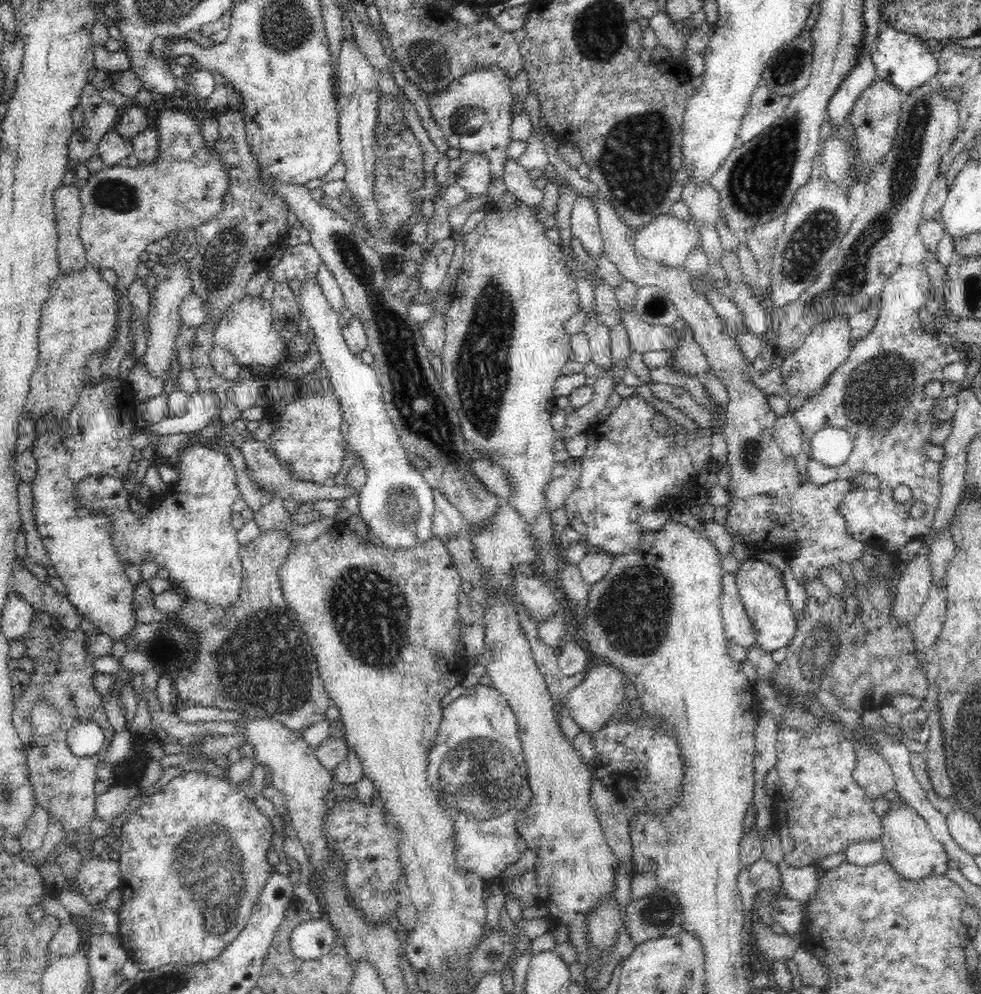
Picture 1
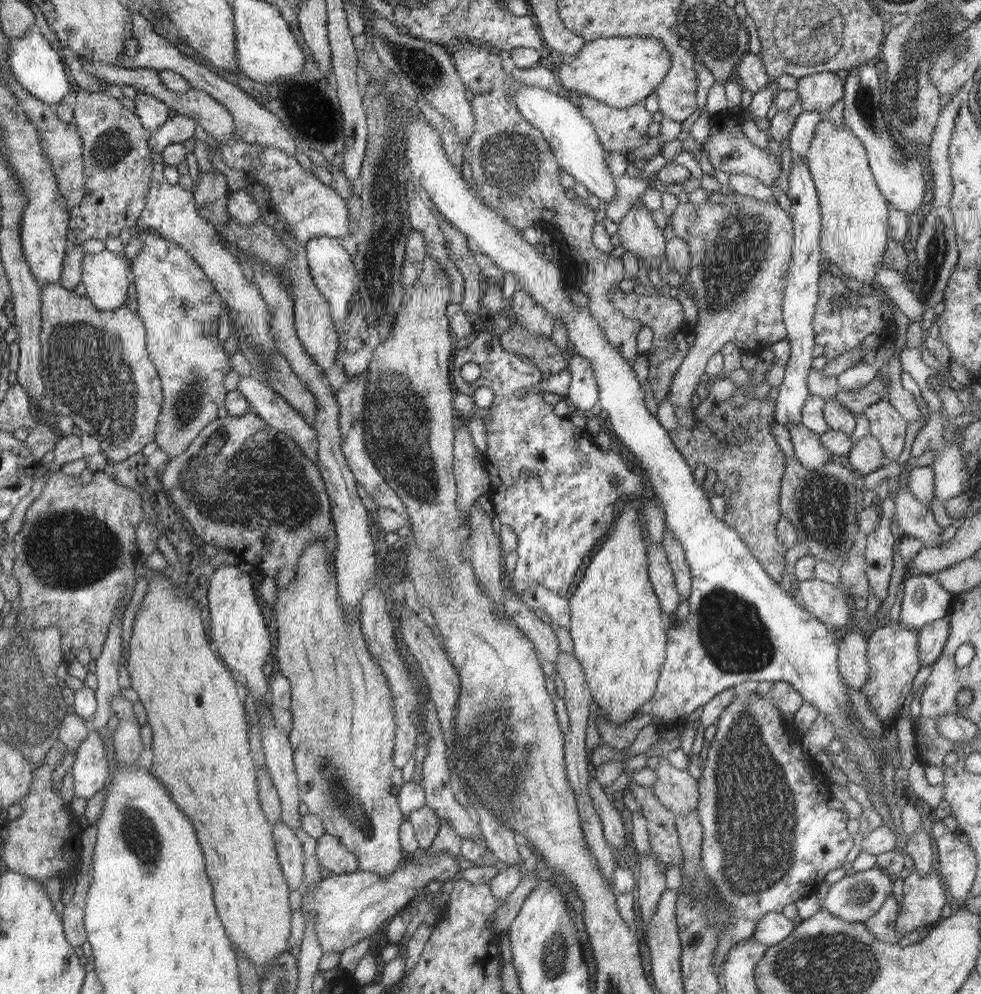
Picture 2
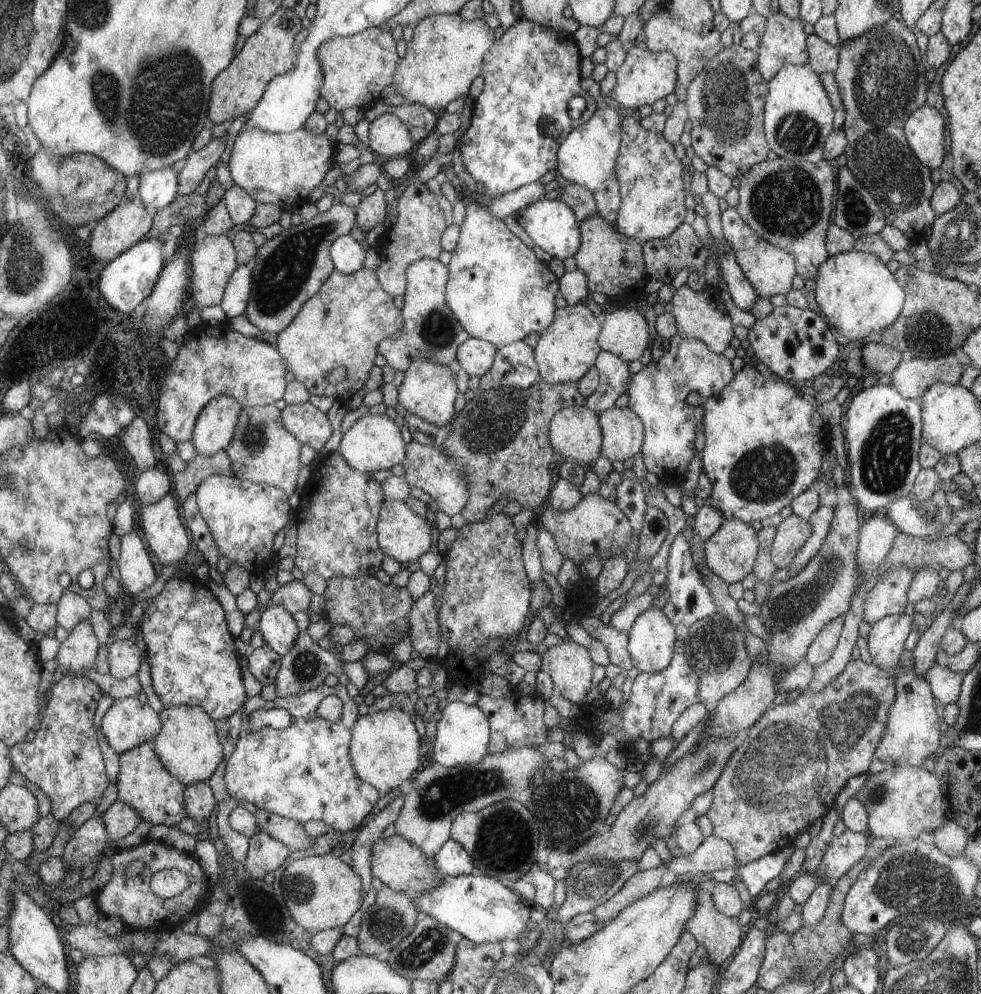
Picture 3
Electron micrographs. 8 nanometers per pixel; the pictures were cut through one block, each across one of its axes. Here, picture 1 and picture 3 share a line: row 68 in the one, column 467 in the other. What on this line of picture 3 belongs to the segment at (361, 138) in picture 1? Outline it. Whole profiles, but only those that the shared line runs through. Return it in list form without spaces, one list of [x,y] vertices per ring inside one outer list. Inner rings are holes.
[[[470,337],[459,348],[457,366],[470,377],[484,376],[492,366],[497,348],[484,339]]]

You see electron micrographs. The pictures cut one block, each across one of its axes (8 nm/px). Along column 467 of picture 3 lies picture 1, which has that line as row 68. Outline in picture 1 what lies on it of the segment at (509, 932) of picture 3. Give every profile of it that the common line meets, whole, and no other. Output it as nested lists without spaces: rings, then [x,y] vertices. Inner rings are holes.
[[[889,24],[880,32],[878,45],[871,54],[871,59],[878,78],[891,82],[898,90],[908,94],[917,86],[928,82],[929,78],[937,75],[939,62],[934,60],[933,52],[934,50],[927,47],[924,40]]]

